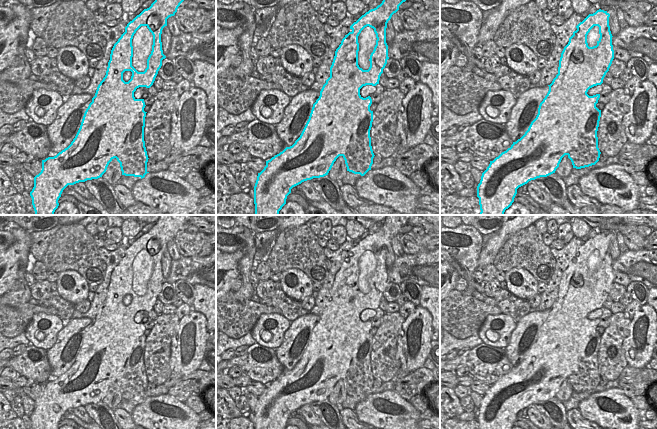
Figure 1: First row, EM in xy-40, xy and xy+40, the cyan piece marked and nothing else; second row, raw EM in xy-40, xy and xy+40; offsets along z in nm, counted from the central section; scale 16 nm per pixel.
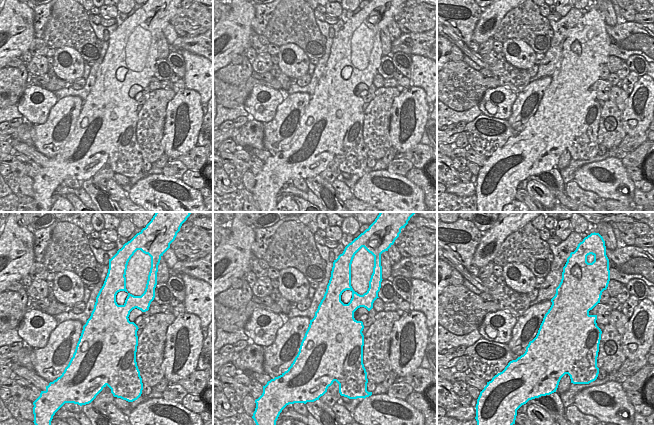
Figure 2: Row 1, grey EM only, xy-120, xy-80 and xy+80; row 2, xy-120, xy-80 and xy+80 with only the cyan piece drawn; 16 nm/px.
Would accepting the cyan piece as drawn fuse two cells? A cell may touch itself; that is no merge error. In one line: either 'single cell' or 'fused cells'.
fused cells

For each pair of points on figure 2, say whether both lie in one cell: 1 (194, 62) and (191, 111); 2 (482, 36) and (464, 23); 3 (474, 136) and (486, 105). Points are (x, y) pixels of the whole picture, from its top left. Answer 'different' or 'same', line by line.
1: different
2: different
3: different

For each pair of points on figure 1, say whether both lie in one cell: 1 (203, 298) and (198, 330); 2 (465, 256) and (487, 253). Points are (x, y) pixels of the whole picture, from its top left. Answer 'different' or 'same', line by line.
1: different
2: different

